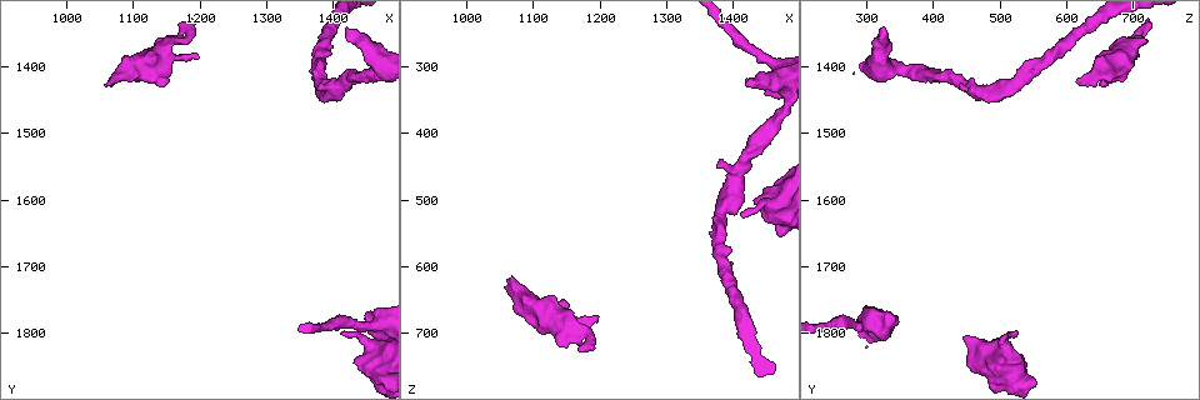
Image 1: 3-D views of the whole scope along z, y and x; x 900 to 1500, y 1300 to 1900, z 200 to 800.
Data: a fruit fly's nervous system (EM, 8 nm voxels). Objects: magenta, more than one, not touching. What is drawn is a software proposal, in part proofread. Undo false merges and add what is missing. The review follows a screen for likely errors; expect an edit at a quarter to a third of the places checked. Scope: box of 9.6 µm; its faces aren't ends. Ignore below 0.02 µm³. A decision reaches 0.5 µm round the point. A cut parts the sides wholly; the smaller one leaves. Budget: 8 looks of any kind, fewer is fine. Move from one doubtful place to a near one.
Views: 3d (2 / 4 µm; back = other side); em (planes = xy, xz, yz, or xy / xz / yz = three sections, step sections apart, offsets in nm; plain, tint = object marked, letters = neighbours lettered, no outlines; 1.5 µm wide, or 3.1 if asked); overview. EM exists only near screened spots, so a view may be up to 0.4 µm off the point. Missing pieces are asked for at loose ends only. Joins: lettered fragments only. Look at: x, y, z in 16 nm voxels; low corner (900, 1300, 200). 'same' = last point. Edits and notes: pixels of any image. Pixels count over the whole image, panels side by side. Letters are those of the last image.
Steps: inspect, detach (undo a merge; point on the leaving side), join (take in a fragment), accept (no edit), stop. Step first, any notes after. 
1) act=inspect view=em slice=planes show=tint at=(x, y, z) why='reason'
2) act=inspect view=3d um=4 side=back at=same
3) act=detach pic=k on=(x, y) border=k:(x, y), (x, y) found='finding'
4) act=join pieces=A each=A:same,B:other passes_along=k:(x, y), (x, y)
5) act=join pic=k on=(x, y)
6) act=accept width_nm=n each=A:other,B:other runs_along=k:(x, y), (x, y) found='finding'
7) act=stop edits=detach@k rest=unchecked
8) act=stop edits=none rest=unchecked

act=inspect view=3d um=4 at=(1465, 1785, 305) why='sudden change in width'

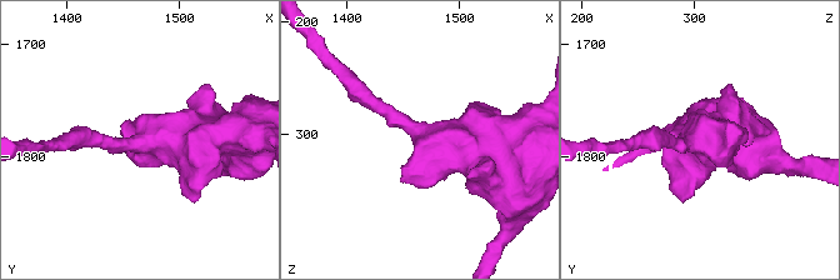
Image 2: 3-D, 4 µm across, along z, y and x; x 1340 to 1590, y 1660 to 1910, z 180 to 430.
act=inspect view=em slice=planes show=tint at=(1464, 1790, 298) why='now the EM'

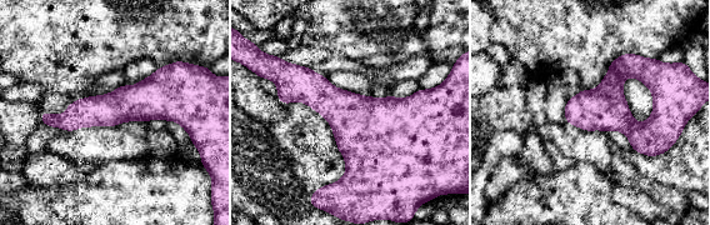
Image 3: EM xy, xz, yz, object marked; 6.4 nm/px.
act=inspect view=em slice=planes show=letters at=same

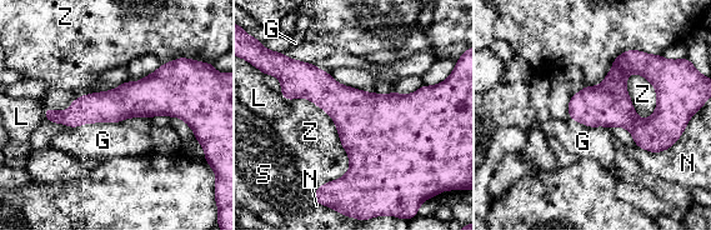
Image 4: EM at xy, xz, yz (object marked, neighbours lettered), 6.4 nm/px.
act=accept width_nm=220 each=G:other,L:other,N:other,S:other,Z:other border=4:(570, 119), (590, 126), (610, 128) found='one cell here'

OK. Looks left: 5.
act=inspect view=3d um=2 at=(1420, 1340, 330) why='stops while still wide'

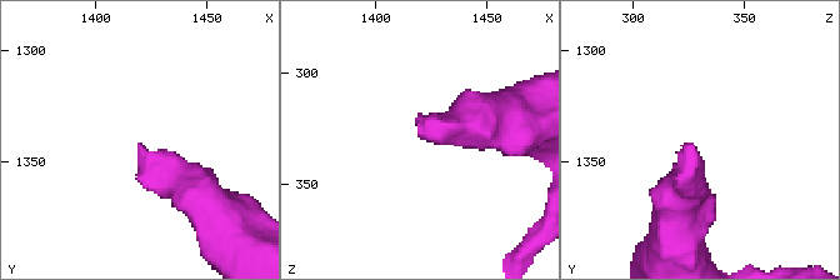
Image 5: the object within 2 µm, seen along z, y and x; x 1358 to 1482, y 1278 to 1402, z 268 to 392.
act=inspect view=em slice=planes show=letters at=(1420, 1343, 328) why='need the tissue'

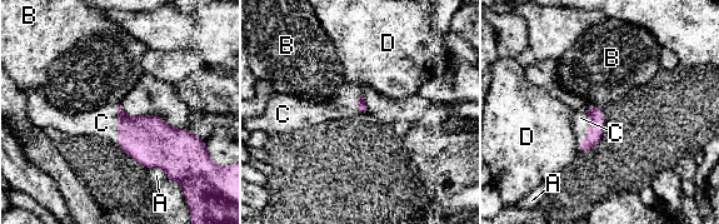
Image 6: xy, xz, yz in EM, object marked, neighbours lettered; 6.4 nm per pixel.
act=join pieces=C each=A:other,B:other,C:same,D:other passes_along=6:(148, 139), (118, 124), (101, 123) found='the cell continues'

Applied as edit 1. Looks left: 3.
act=inspect view=em slice=planes show=letters at=(1060, 1430, 630) why='an open end'

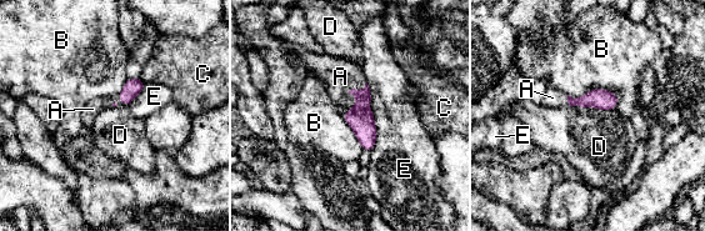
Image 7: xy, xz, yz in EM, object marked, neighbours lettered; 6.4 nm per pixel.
act=join pieces=A longest_contact=B:340nm each=A:same,B:other,C:other,D:other,E:other found='it goes on there'

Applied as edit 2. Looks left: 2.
act=stop edits=join@6,join@7 rest=unchecked

